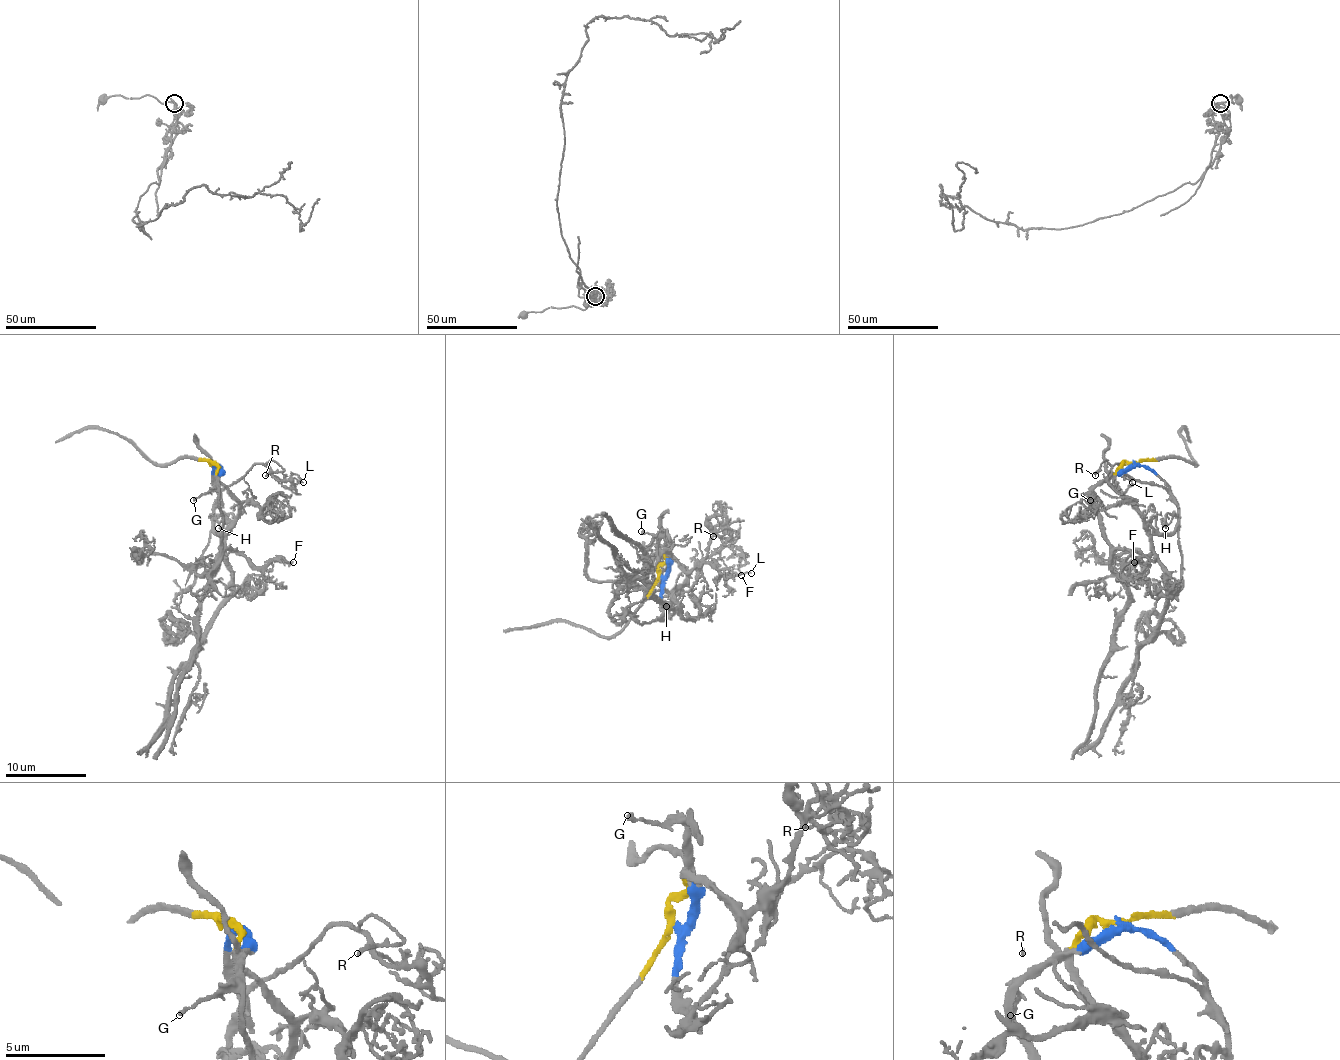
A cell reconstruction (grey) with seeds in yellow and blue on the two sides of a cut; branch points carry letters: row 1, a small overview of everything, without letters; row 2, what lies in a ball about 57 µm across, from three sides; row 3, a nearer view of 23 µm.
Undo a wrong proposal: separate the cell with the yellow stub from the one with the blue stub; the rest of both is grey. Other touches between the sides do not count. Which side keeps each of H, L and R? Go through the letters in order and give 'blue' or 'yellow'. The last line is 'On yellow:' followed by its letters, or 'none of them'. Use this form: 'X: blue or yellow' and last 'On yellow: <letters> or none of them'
H: blue
L: blue
R: blue
On yellow: none of them

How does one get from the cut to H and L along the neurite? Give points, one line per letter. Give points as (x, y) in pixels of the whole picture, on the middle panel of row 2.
H: (660, 575), (662, 605), (670, 618), (672, 610), (666, 605)
L: (660, 575), (662, 601), (670, 605), (686, 575), (723, 547), (733, 545), (745, 563), (739, 569), (751, 573)

